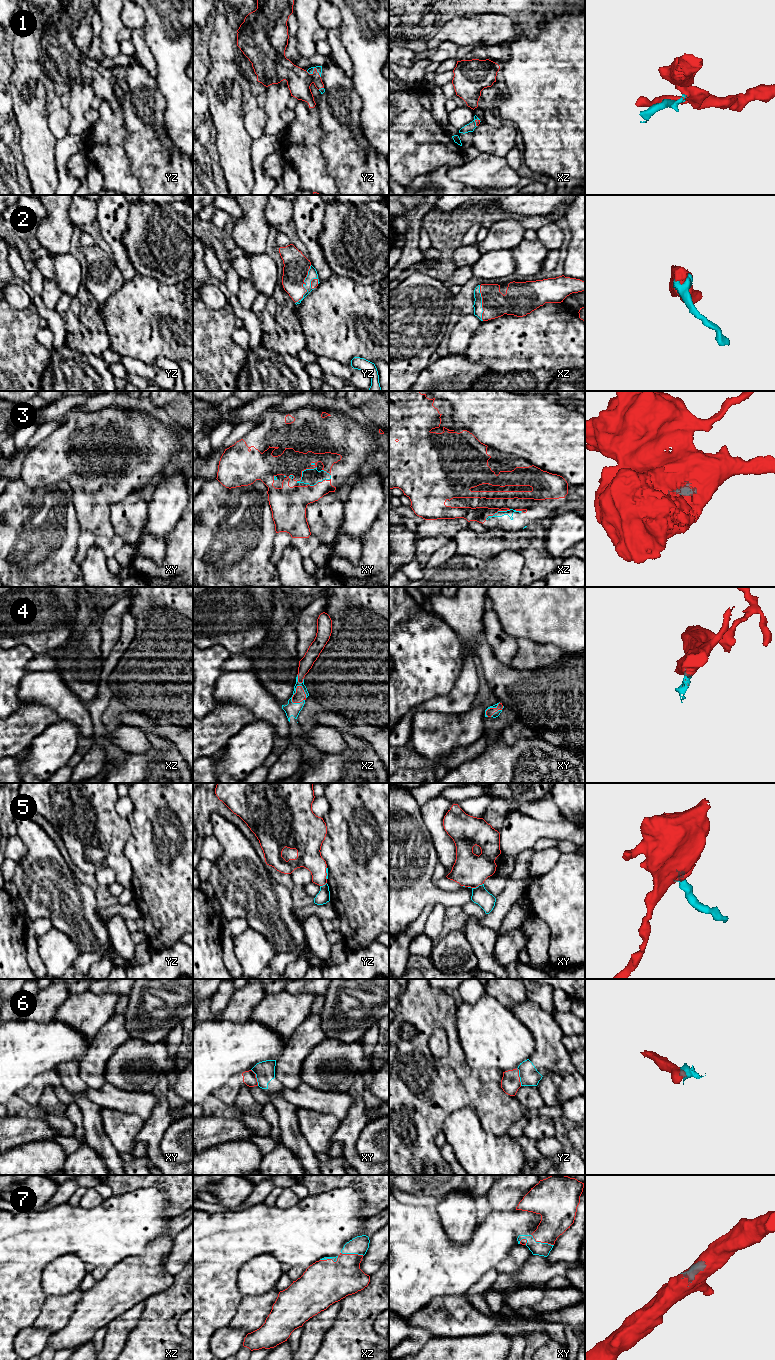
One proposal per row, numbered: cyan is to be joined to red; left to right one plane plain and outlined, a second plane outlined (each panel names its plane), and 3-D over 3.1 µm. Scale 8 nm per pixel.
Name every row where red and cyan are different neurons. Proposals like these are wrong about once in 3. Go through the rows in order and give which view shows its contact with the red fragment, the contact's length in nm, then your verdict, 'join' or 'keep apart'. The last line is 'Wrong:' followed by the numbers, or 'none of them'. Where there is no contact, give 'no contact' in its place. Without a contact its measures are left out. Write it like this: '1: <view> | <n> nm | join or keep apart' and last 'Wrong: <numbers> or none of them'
1: yz | 130 nm | join
2: yz | 340 nm | join
3: xy | 200 nm | join
4: xz | 170 nm | join
5: xy | 120 nm | keep apart
6: yz | 150 nm | keep apart
7: xy | 200 nm | join
Wrong: 5, 6

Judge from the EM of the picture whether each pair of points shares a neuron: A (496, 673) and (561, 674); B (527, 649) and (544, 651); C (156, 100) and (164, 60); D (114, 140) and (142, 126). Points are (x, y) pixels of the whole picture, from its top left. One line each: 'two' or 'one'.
A: one
B: one
C: two
D: two

